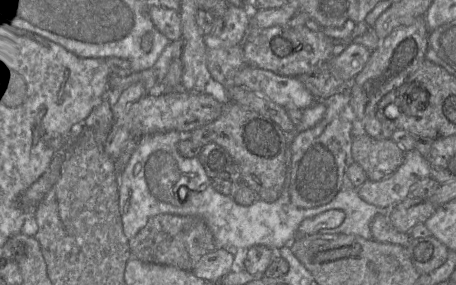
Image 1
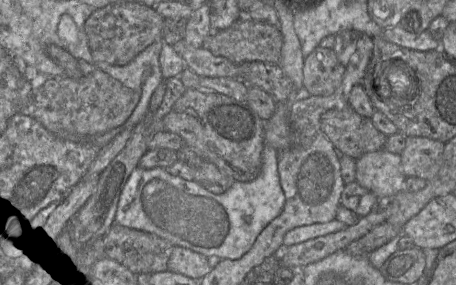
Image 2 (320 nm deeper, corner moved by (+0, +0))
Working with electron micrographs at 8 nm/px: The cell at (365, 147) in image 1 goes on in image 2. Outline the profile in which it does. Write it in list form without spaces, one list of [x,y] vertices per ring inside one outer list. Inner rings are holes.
[[[351,106],[324,112],[320,128],[335,148],[355,160],[365,153],[384,149],[387,140],[371,118],[361,116]]]

